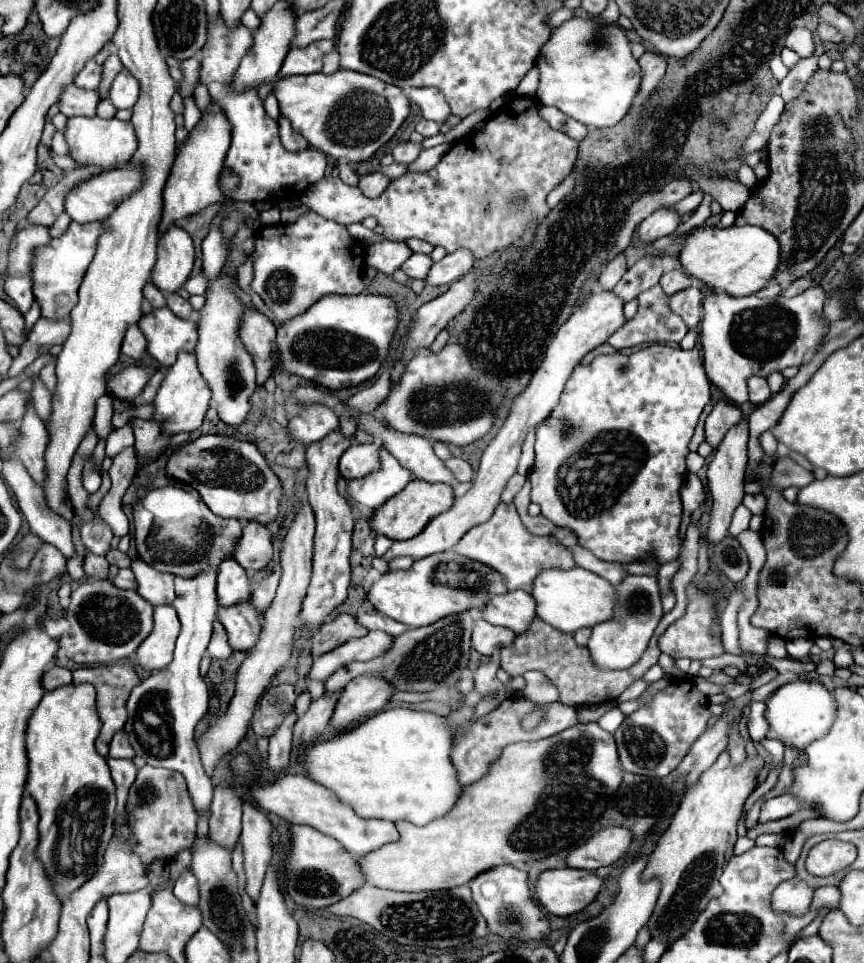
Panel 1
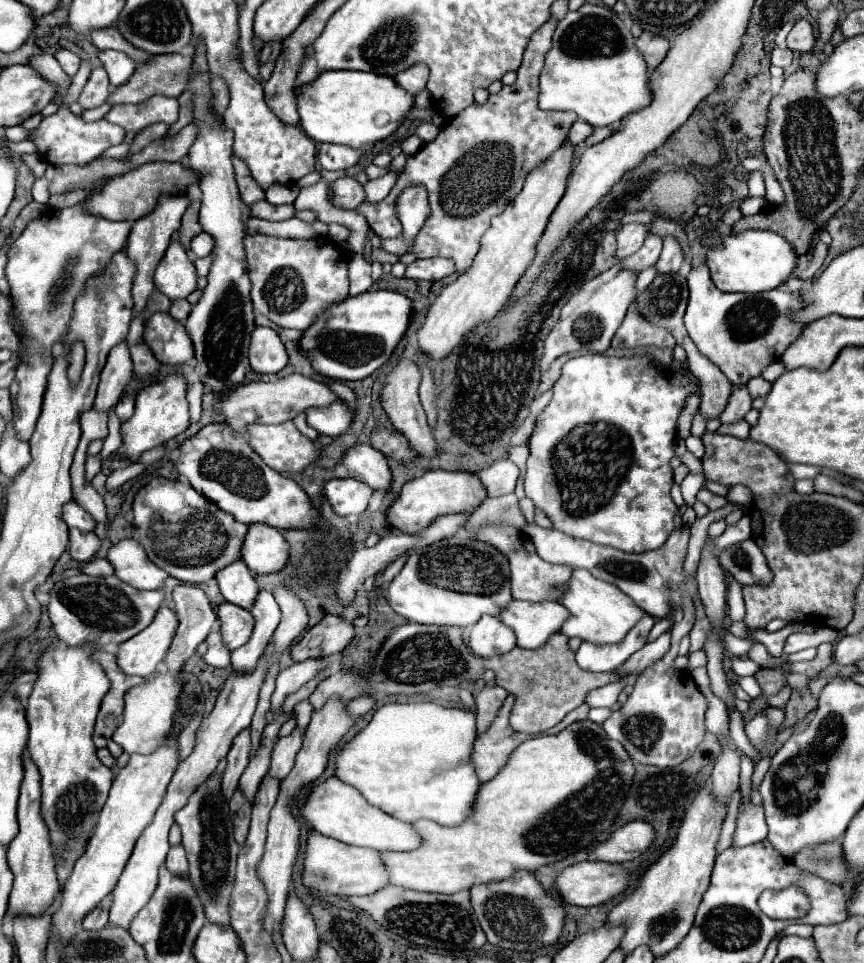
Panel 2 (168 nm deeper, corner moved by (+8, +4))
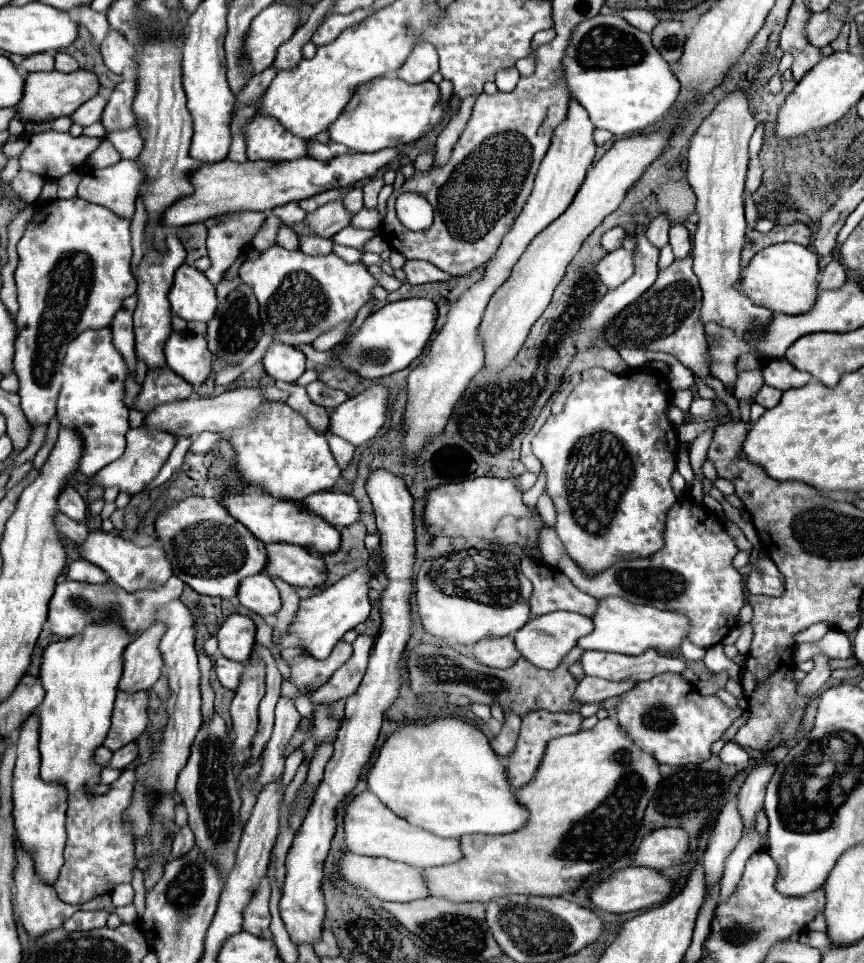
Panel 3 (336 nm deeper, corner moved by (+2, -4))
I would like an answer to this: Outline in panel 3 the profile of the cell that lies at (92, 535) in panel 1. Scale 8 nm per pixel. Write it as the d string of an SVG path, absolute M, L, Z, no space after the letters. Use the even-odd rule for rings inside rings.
M67 486L57 498L57 502L59 502L59 510L65 516L69 516L71 520L87 522L87 502L79 496L79 492L73 486Z

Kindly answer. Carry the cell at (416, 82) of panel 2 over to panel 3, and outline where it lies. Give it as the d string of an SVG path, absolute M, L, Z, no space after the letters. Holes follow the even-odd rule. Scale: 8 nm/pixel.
M423 42L417 44L407 58L407 62L401 66L401 70L395 72L397 78L405 80L407 84L423 84L427 82L435 72L439 70L439 58L431 44Z

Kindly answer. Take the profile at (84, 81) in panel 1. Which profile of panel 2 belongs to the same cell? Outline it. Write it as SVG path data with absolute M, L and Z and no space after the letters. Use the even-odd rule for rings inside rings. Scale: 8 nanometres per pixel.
M59 50L59 52L55 54L55 58L59 60L59 64L61 64L61 68L65 70L65 74L69 74L69 76L75 76L75 74L77 74L79 64L81 64L81 58L79 58L77 54L73 54L73 52L69 52L69 50Z

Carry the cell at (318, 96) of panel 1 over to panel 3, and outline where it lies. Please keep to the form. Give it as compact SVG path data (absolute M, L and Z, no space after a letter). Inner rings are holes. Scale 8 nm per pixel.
M381 76L355 88L341 116L327 128L327 138L353 152L377 152L389 146L403 146L433 130L443 120L445 110L447 106L439 102L437 84L423 82L411 86L399 78Z

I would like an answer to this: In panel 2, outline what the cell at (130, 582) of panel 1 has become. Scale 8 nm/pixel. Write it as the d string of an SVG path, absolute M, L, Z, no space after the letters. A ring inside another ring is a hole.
M93 558L85 564L81 564L79 570L83 574L91 574L91 576L109 576L109 574L113 574L113 568L105 558Z

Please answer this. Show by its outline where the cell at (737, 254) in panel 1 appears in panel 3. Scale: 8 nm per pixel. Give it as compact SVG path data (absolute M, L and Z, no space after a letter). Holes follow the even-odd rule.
M783 242L767 246L761 252L757 252L747 264L747 268L741 270L741 280L737 288L745 296L749 296L755 304L765 306L773 312L801 314L807 312L817 298L817 288L815 288L817 274L819 274L819 264L815 252L795 242Z

